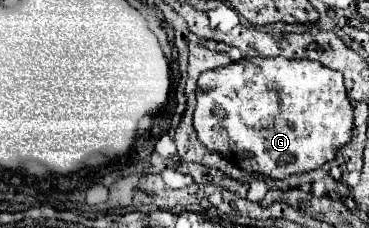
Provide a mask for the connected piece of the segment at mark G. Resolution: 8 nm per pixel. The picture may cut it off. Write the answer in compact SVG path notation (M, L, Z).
M242 58L224 68L202 72L196 88L198 106L194 110L194 128L208 150L222 154L240 168L270 178L308 172L330 162L336 152L352 138L352 104L346 96L344 78L314 60L278 58Z

